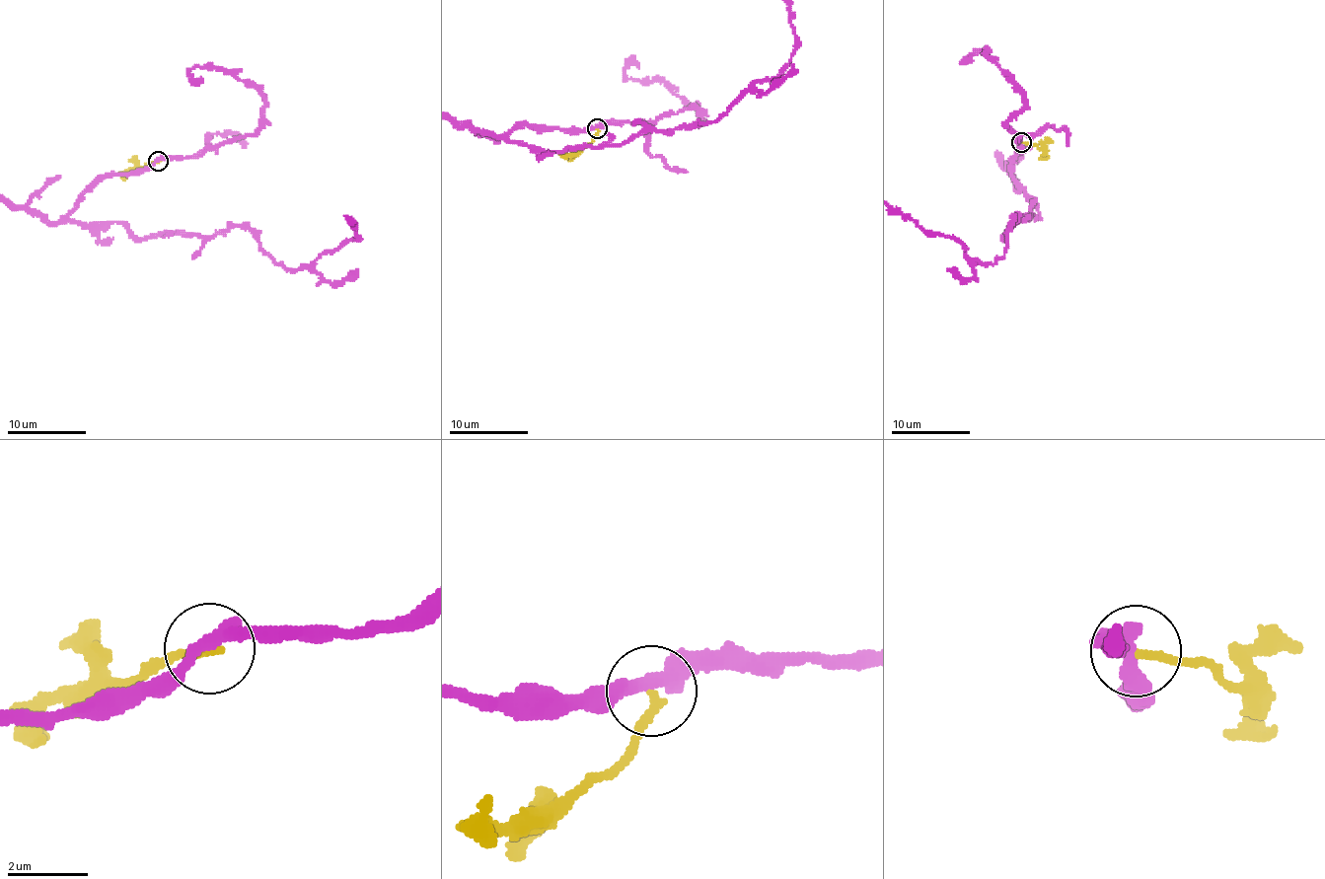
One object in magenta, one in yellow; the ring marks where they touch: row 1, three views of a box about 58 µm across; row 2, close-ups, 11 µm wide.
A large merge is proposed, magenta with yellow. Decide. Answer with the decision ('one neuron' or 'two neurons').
two neurons

